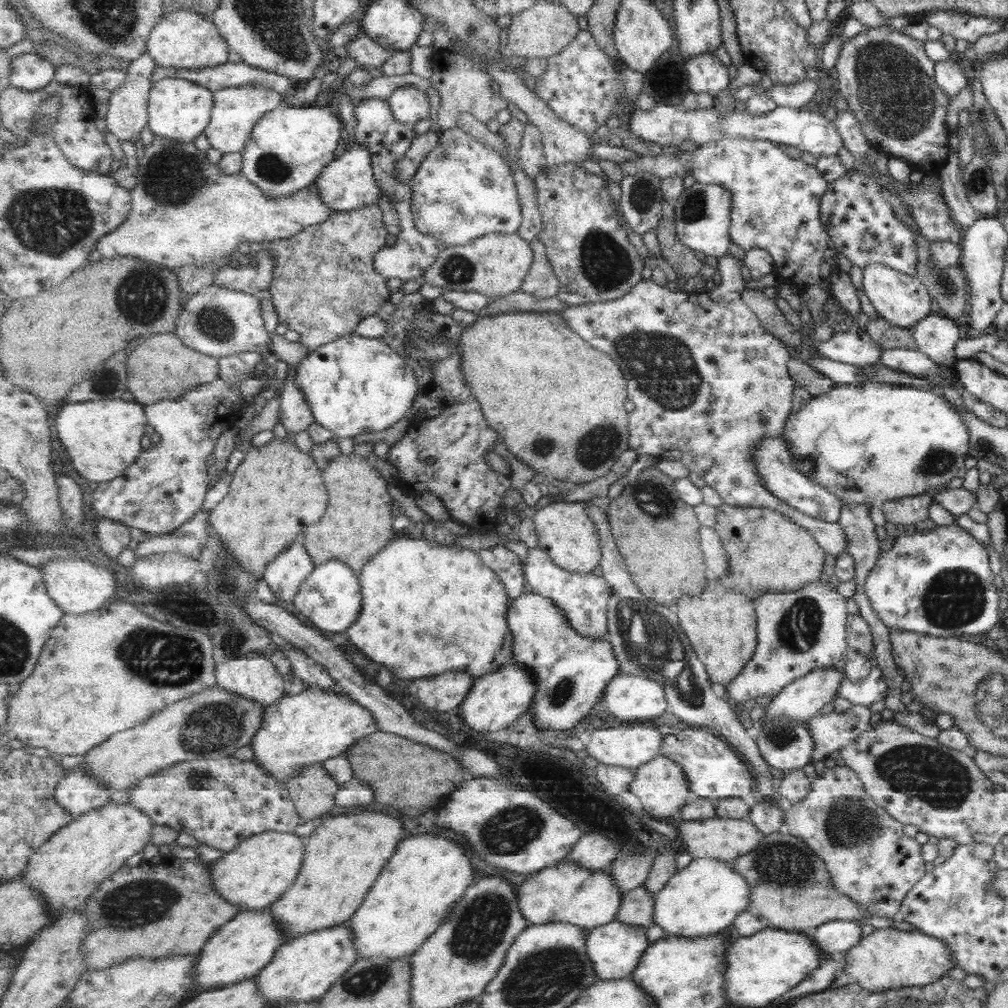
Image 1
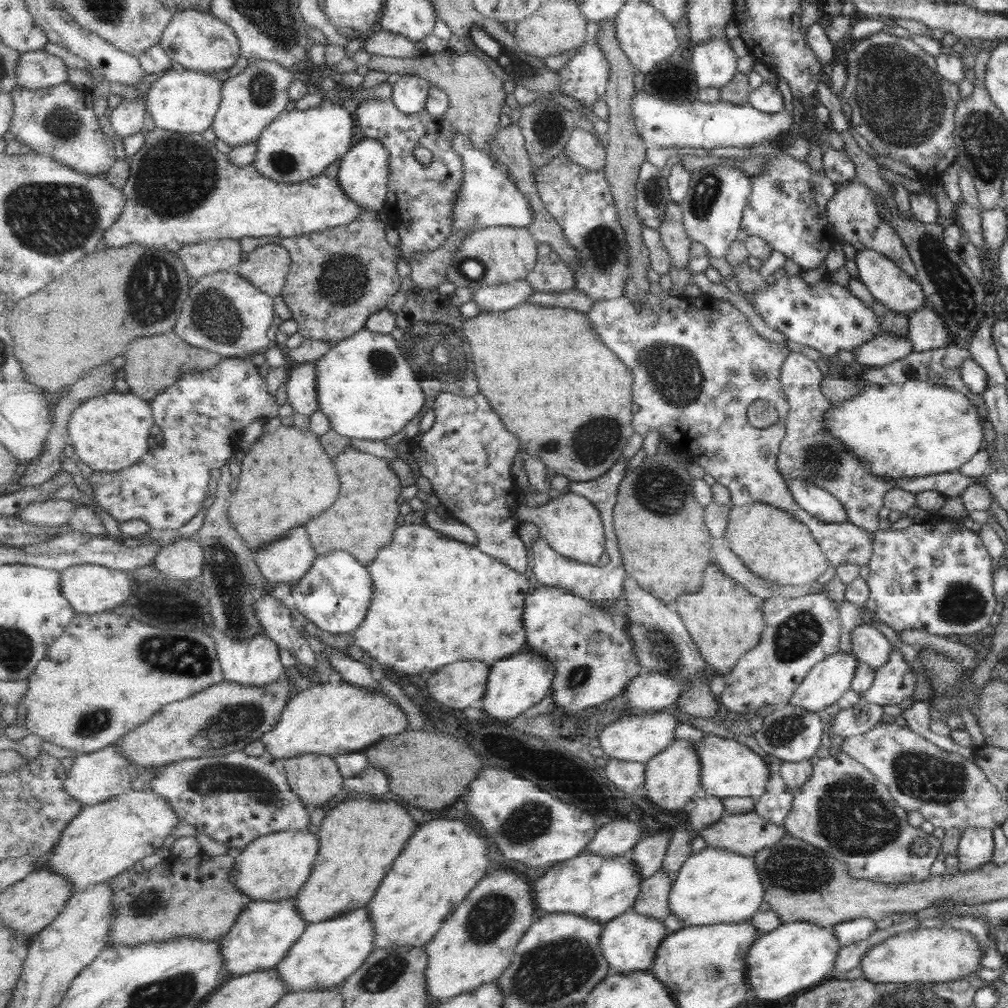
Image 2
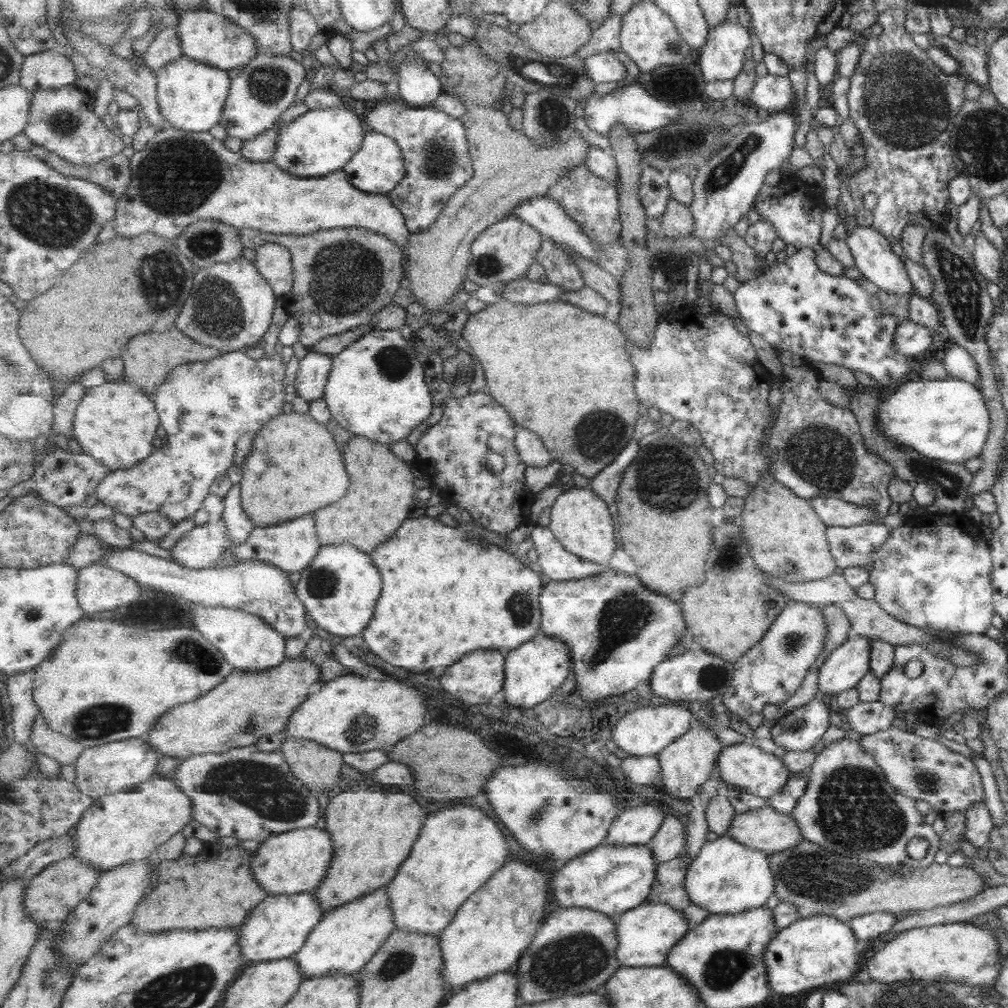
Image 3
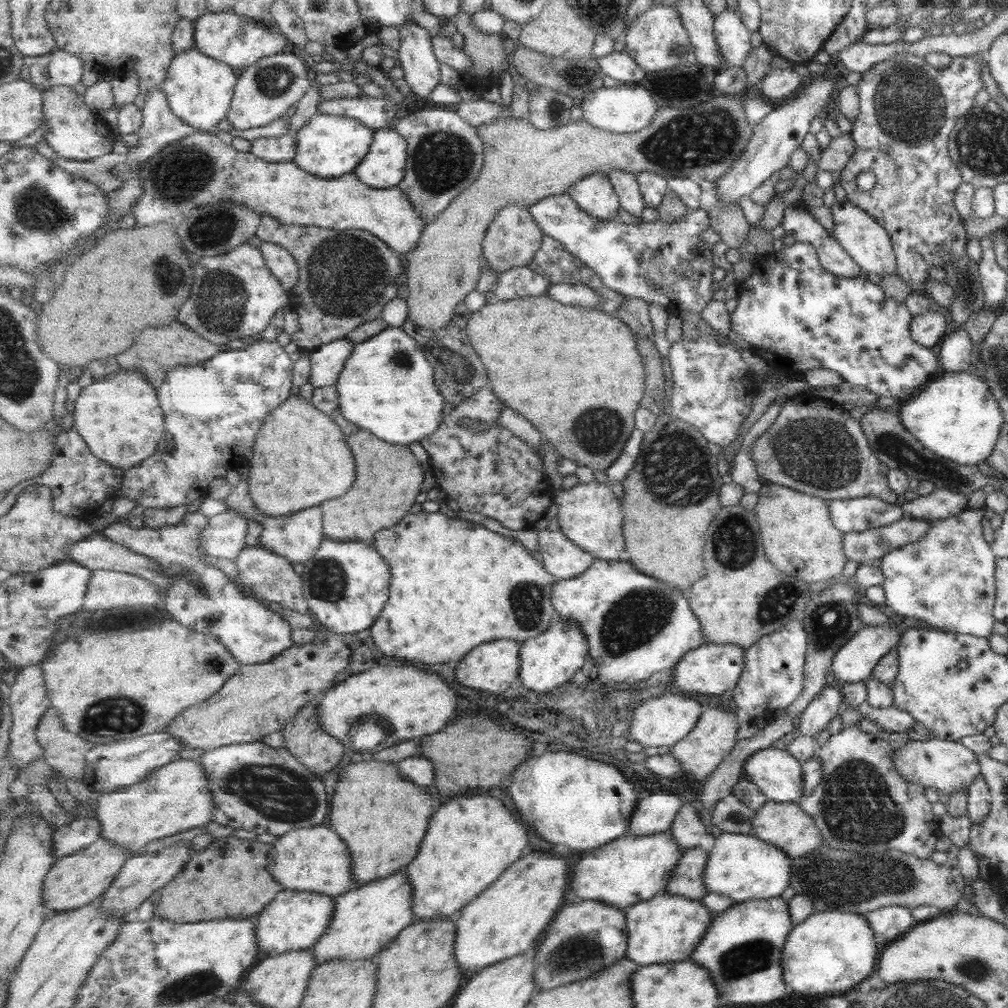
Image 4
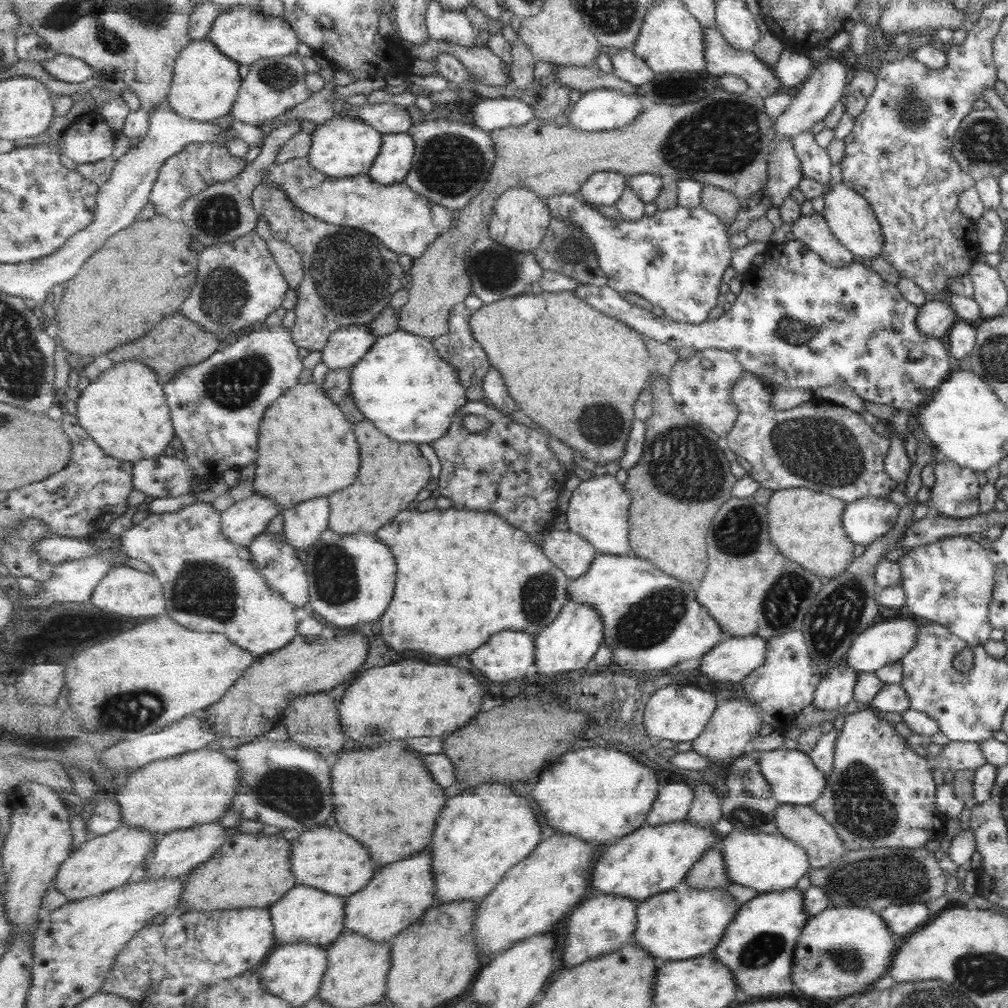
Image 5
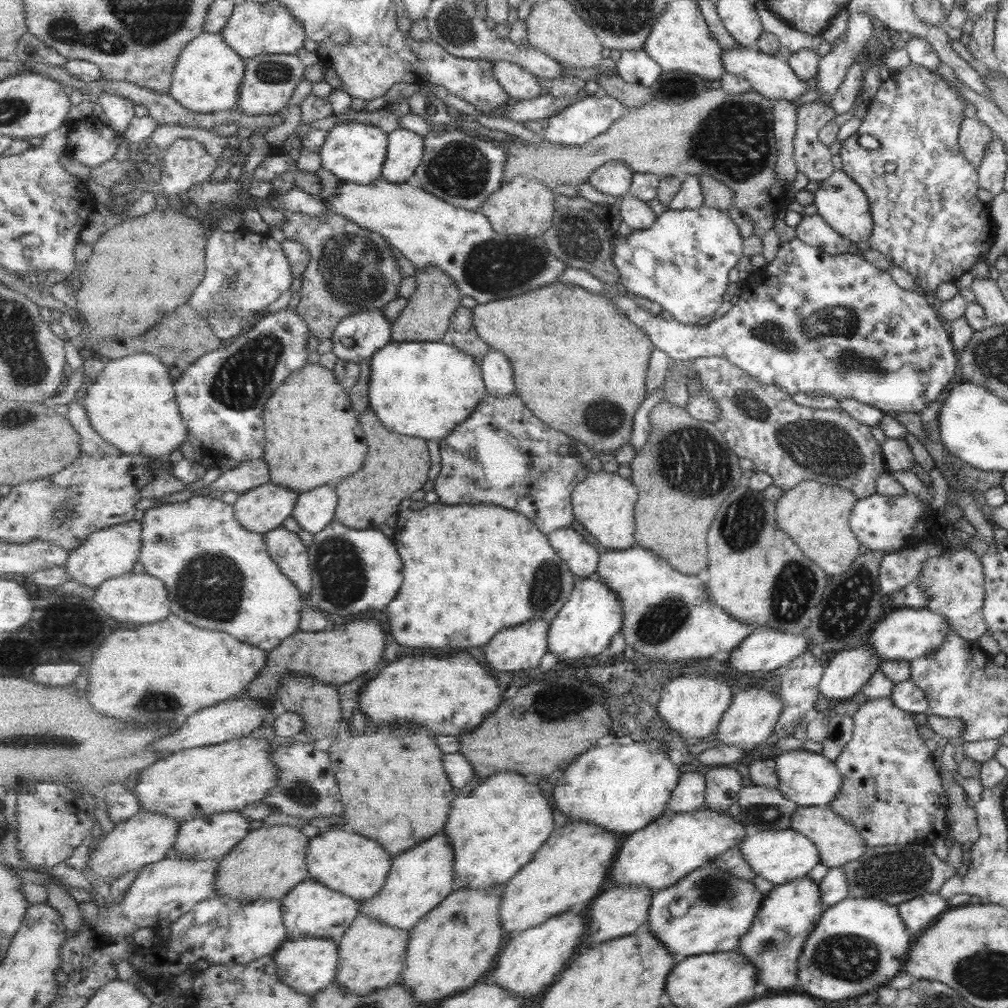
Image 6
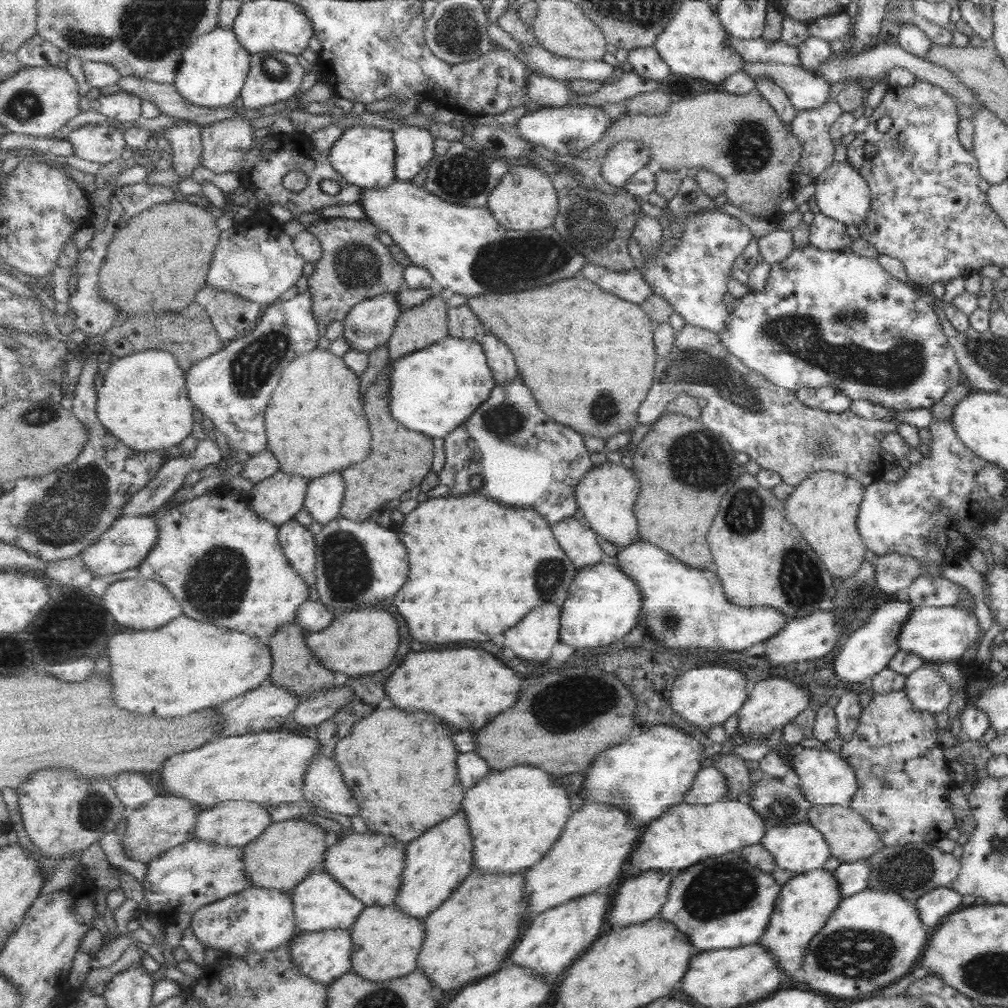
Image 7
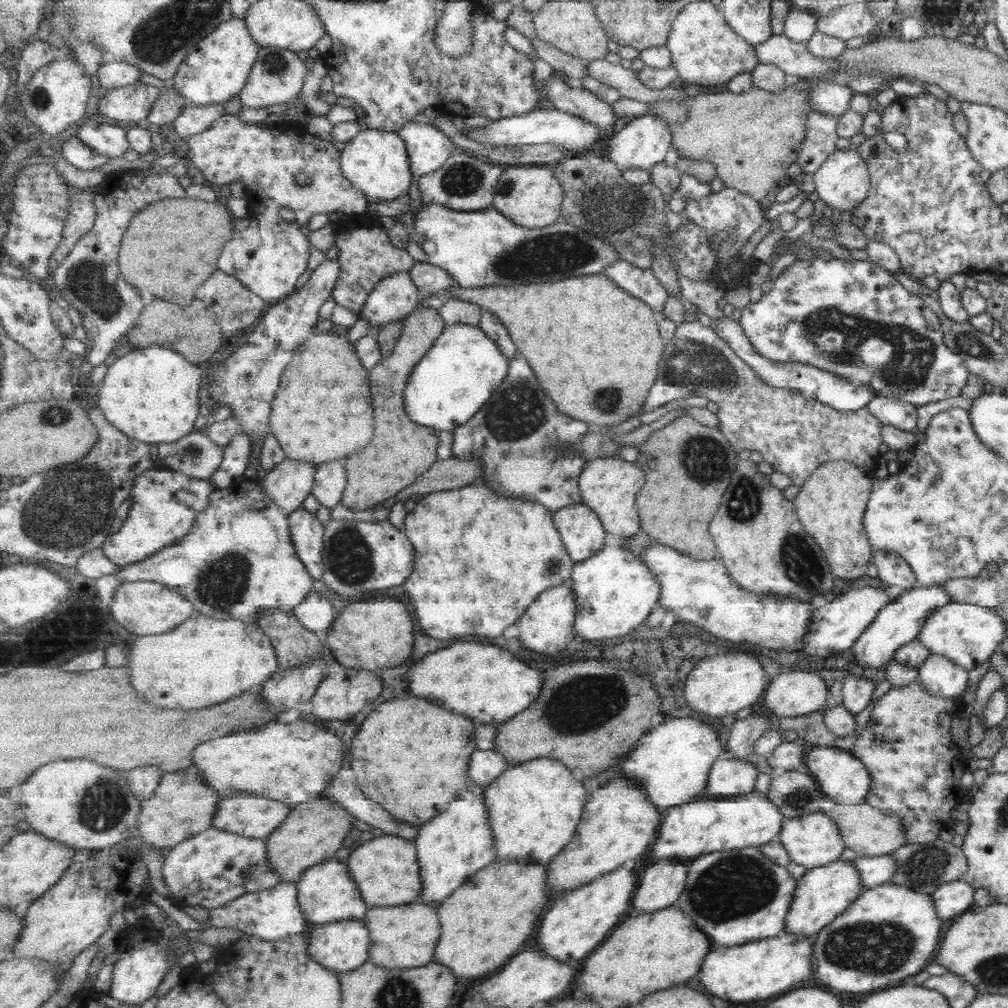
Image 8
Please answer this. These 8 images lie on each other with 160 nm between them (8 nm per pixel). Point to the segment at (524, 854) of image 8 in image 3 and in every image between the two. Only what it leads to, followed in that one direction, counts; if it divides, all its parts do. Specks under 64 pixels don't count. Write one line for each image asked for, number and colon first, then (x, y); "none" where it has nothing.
3: (460, 849)
4: (472, 842)
5: (486, 831)
6: (497, 825)
7: (516, 815)

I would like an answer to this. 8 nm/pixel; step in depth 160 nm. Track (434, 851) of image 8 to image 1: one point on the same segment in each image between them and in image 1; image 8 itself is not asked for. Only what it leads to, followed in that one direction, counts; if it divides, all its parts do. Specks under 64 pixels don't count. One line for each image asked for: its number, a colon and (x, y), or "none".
1: (305, 968)
2: (329, 952)
3: (348, 937)
4: (369, 917)
5: (400, 894)
6: (421, 879)
7: (439, 860)

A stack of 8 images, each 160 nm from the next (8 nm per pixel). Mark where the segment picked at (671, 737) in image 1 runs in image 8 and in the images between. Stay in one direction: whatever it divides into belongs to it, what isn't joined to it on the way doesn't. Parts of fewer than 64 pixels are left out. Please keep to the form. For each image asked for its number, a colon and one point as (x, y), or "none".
2: (730, 769)
3: (752, 770)
4: (777, 774)
5: (794, 780)
6: (805, 778)
7: (824, 778)
8: (841, 778)

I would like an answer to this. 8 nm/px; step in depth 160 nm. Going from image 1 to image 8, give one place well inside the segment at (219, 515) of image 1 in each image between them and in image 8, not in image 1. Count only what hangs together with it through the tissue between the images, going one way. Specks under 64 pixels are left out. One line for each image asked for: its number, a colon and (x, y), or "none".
2: (287, 478)
3: (306, 470)
4: (302, 458)
5: (307, 449)
6: (313, 437)
7: (316, 423)
8: (324, 411)

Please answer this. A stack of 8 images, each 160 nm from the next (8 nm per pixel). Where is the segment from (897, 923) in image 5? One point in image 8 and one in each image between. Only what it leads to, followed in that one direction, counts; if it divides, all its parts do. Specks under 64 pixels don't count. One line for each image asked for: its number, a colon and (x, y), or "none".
6: (917, 914)
7: (931, 907)
8: (950, 899)

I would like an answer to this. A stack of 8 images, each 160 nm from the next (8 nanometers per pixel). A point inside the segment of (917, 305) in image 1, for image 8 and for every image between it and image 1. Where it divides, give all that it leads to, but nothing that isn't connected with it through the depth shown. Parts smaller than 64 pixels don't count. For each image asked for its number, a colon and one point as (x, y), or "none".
2: (889, 286)
3: (875, 260)
4: (860, 237)
5: (851, 221)
6: (839, 201)
7: (840, 193)
8: (841, 182)

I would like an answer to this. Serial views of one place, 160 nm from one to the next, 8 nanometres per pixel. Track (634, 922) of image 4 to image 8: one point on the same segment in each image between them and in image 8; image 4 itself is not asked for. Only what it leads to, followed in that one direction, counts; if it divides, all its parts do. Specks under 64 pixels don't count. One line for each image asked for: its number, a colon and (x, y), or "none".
5: (683, 923)
6: (722, 907)
7: (723, 903)
8: (737, 896)

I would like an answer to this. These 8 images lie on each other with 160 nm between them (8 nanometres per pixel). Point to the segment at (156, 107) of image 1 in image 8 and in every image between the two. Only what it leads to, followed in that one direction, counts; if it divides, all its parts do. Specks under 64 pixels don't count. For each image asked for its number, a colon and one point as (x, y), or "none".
2: (181, 100)
3: (192, 95)
4: (200, 89)
5: (206, 84)
6: (209, 74)
7: (215, 68)
8: (218, 69)

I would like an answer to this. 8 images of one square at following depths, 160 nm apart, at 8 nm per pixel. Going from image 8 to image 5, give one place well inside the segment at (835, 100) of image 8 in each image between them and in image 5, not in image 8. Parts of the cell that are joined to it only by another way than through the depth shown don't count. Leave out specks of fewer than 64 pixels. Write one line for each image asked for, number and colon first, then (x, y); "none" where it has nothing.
5: (722, 59)
6: (768, 75)
7: (805, 90)

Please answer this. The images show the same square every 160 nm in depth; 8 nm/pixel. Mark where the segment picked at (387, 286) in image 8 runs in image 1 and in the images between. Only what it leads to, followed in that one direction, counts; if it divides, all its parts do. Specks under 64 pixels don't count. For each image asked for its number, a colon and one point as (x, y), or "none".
1: (295, 413)
2: (302, 392)
3: (315, 368)
4: (328, 361)
5: (346, 347)
6: (359, 336)
7: (370, 325)

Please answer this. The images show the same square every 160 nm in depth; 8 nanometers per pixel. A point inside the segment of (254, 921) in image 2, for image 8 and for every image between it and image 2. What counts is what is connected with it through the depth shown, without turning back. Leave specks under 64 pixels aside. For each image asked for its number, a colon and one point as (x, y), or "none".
3: (278, 928)
4: (295, 920)
5: (307, 915)
6: (314, 910)
7: (321, 903)
8: (328, 893)

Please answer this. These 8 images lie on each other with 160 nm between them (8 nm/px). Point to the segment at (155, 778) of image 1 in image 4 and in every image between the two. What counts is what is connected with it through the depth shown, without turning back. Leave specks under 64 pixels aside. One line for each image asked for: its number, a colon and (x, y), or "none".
2: (235, 799)
3: (252, 795)
4: (258, 788)

